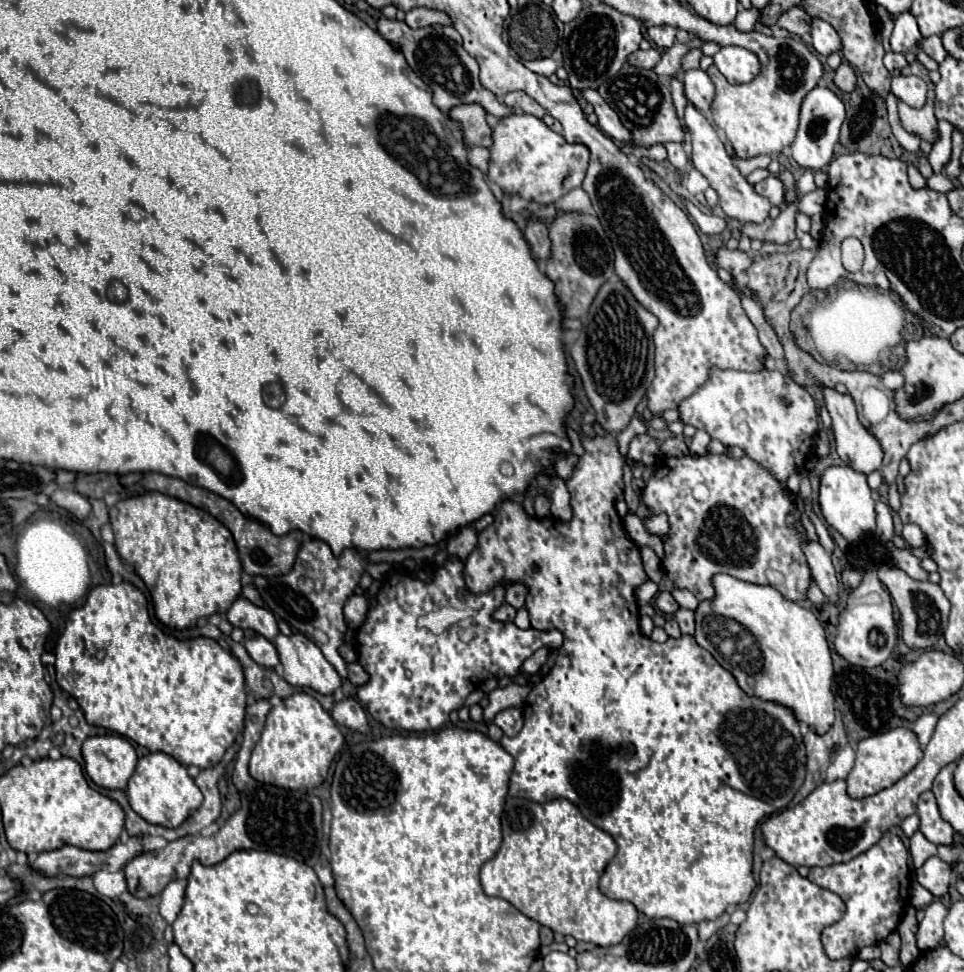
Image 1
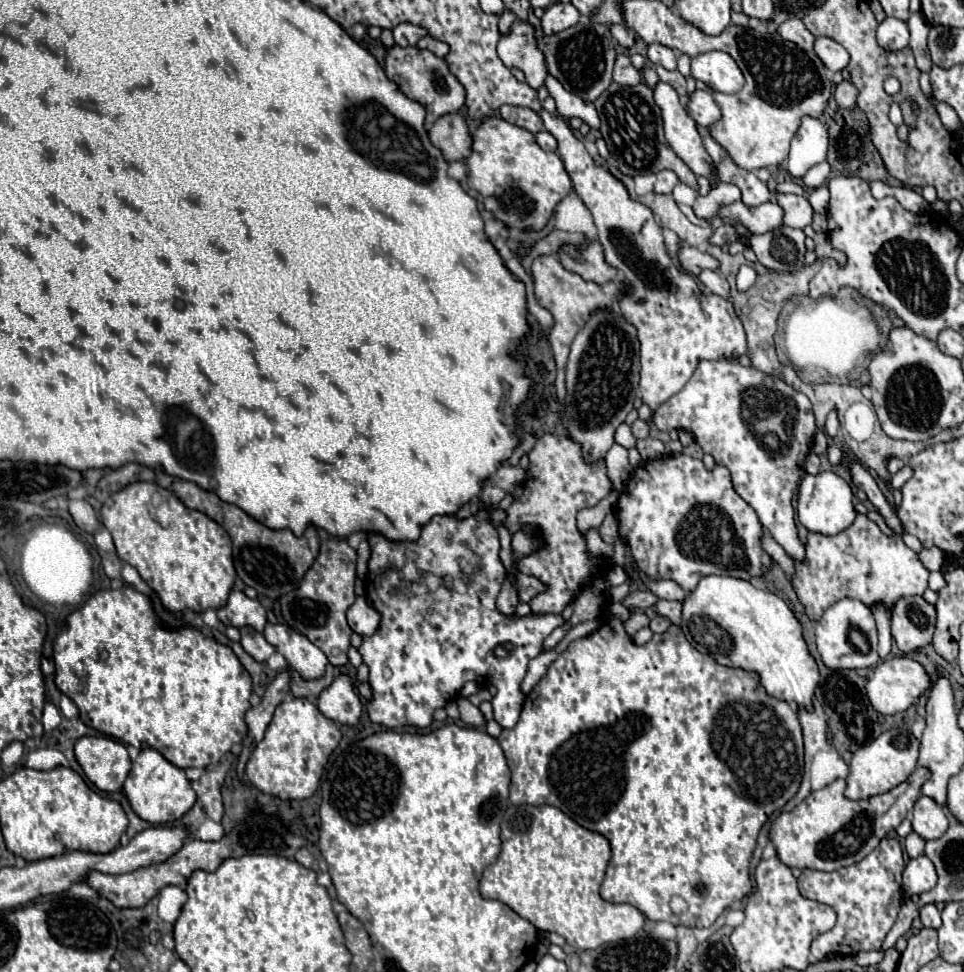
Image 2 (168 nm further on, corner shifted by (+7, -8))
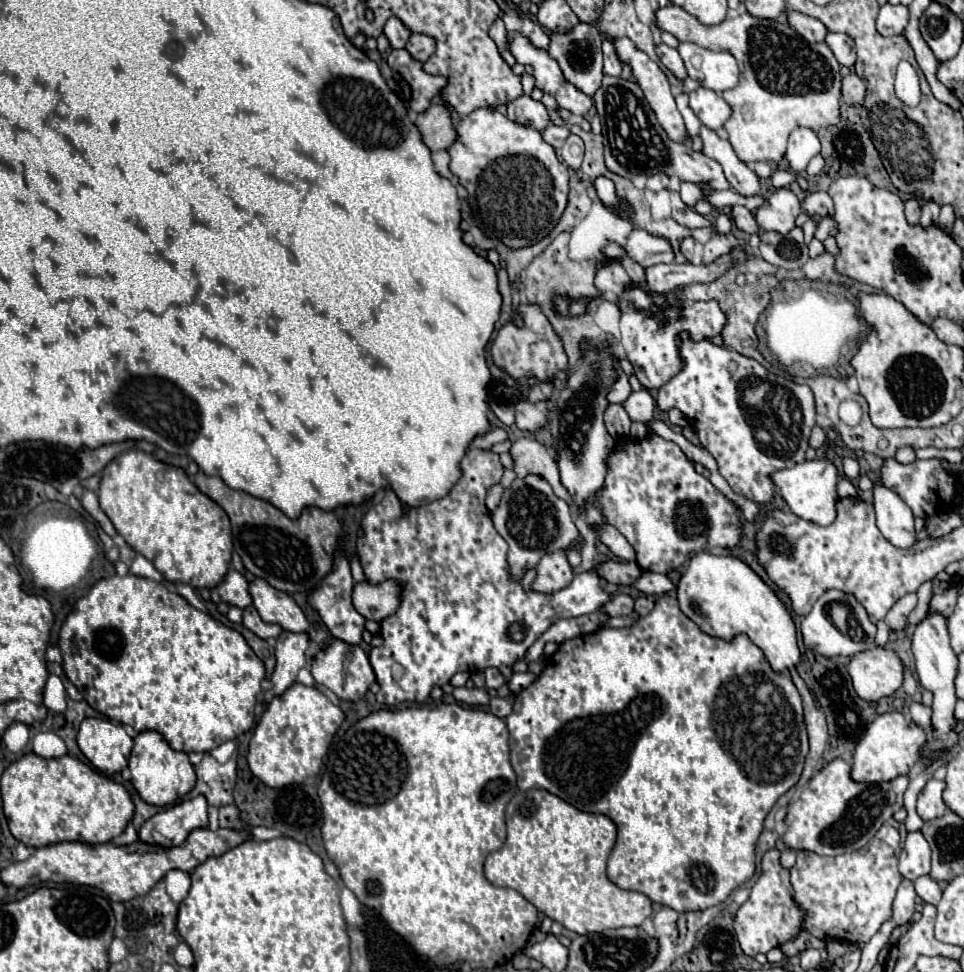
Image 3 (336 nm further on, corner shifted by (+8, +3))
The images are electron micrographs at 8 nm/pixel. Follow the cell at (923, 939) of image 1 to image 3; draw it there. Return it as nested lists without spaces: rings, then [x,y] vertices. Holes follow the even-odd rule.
[[[920,876],[916,882],[916,894],[926,902],[926,904],[932,904],[936,906],[940,902],[940,896],[942,896],[942,888],[930,878],[930,876]]]

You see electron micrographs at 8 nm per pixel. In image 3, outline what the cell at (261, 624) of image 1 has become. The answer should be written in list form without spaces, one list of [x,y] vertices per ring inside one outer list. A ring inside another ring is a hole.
[[[230,570],[226,574],[226,578],[215,588],[210,590],[210,597],[213,601],[213,594],[218,594],[221,602],[226,602],[230,606],[238,606],[238,608],[246,608],[252,604],[252,596],[248,592],[248,582],[242,574],[238,574],[236,570]]]

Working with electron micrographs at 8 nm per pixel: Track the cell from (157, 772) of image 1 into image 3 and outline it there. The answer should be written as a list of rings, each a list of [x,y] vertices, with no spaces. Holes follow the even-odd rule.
[[[152,730],[140,732],[134,738],[134,748],[130,754],[130,782],[136,788],[136,792],[140,794],[140,798],[152,806],[168,806],[178,802],[180,798],[184,798],[196,784],[196,774],[194,768],[188,760],[188,756],[184,752],[176,752],[172,750],[166,740]]]

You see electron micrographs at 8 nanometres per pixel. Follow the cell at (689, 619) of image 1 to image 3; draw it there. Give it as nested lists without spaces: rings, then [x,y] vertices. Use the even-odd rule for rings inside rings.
[[[642,572],[642,576],[636,580],[634,586],[646,596],[664,596],[676,590],[676,586],[664,574],[654,574],[654,572]]]

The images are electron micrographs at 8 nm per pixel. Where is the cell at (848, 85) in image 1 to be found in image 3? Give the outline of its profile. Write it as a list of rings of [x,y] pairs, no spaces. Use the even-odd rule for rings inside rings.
[[[854,72],[848,74],[846,78],[842,78],[842,98],[846,104],[862,104],[864,102],[864,80],[860,76],[856,76]]]

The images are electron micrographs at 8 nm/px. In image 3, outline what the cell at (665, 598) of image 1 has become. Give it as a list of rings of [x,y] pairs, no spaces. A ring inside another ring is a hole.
[[[616,560],[596,564],[596,570],[606,582],[616,584],[616,586],[632,586],[632,582],[636,582],[636,578],[642,574],[636,562],[626,564],[626,562],[616,562]]]

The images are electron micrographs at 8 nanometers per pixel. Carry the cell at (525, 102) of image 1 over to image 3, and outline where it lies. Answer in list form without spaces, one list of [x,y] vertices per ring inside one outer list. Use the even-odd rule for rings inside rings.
[[[520,96],[512,102],[508,102],[506,112],[508,112],[510,120],[514,120],[518,124],[528,124],[540,132],[548,124],[548,112],[546,112],[544,104],[538,100],[532,100],[530,96]]]

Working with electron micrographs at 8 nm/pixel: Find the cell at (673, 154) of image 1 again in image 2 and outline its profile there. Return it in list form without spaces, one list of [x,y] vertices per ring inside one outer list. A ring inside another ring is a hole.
[[[661,171],[661,173],[657,173],[657,183],[655,183],[655,193],[663,193],[663,195],[667,195],[667,193],[671,193],[673,191],[673,187],[677,185],[677,175],[673,173],[673,171]]]

